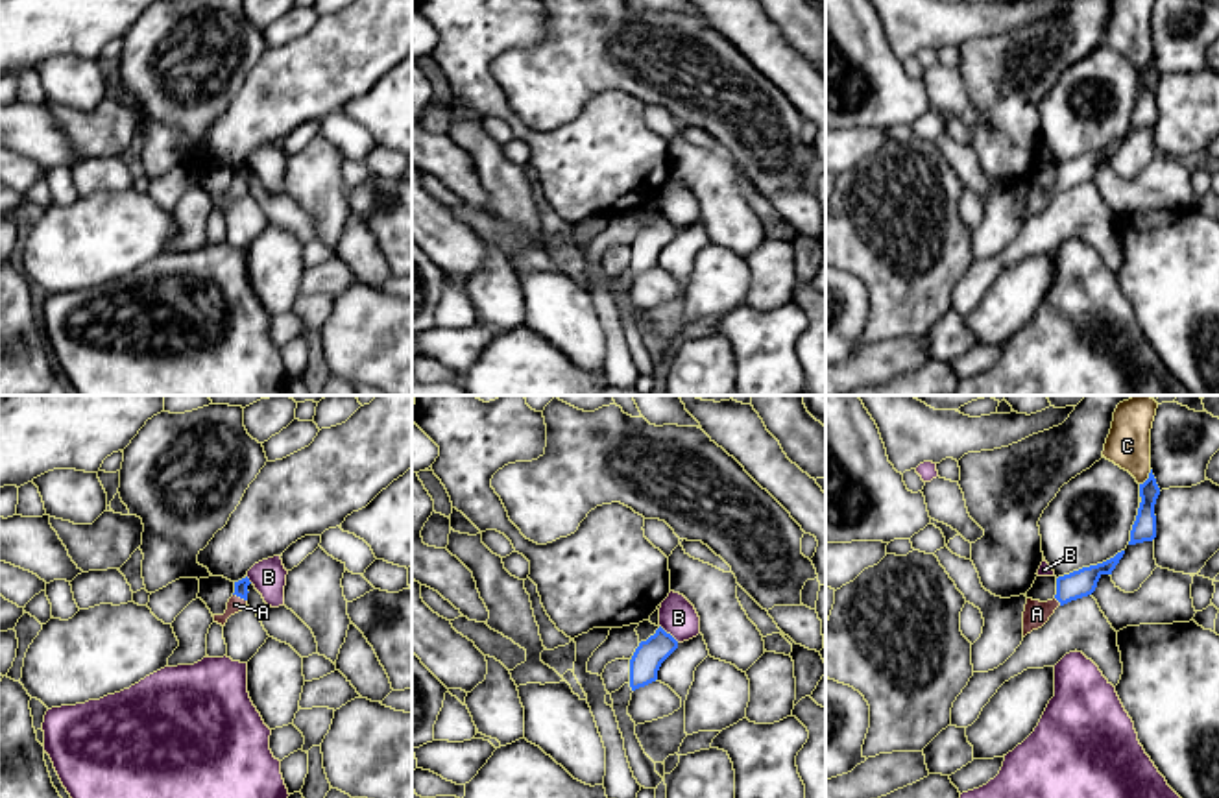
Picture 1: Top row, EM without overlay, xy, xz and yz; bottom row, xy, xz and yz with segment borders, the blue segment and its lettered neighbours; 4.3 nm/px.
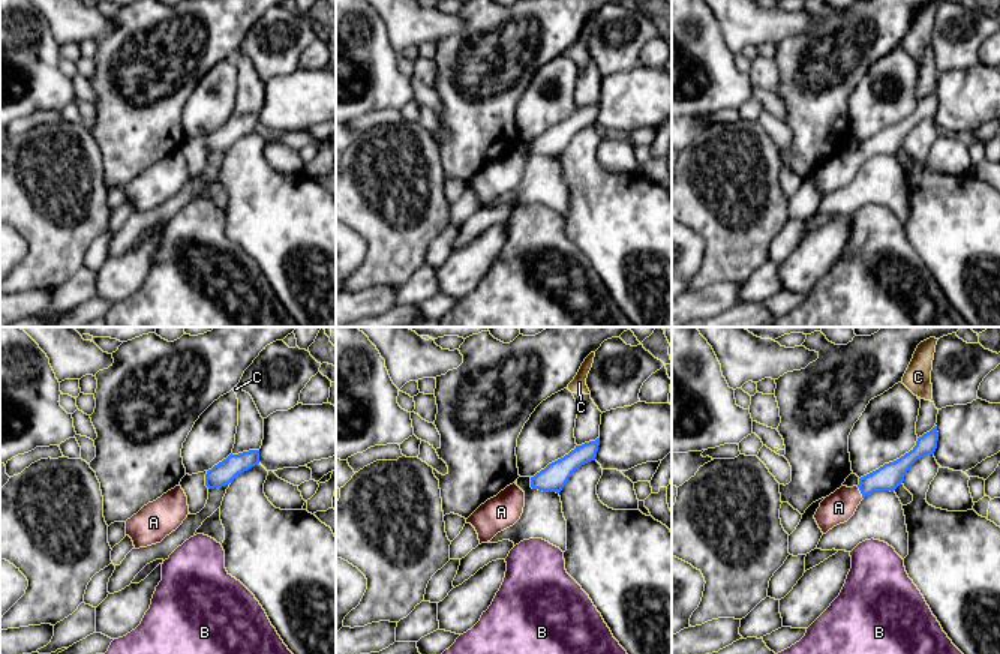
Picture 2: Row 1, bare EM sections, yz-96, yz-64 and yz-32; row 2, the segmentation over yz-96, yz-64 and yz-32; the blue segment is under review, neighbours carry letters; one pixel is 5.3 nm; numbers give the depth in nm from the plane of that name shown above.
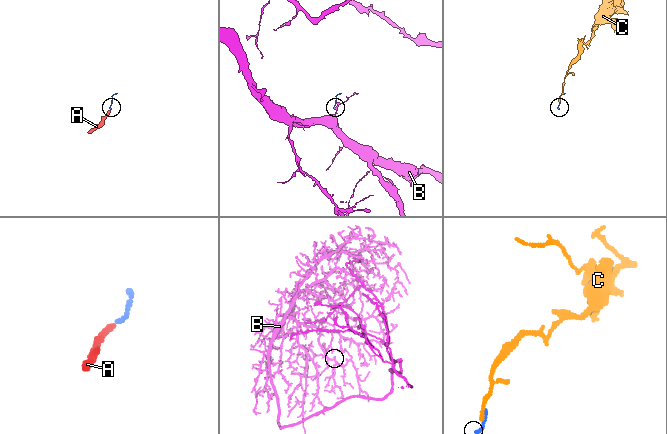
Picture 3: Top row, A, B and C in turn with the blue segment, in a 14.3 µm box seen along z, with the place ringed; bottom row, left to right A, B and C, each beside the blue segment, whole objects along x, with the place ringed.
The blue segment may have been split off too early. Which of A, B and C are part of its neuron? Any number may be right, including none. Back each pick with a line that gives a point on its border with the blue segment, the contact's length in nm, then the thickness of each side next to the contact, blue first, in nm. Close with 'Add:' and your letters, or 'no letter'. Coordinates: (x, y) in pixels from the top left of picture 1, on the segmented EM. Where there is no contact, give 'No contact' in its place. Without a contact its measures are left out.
A: Touches blue at xy (241, 597). Shared border 70 nm. Thickness 60 nm (blue) against 70 nm
Add: A

